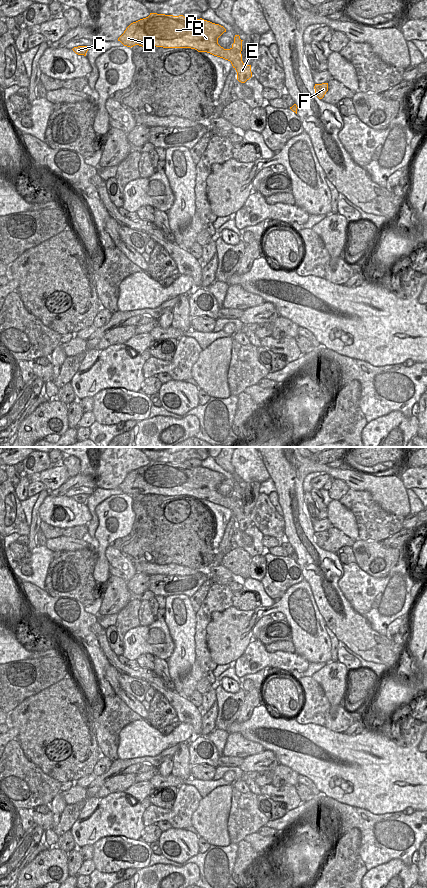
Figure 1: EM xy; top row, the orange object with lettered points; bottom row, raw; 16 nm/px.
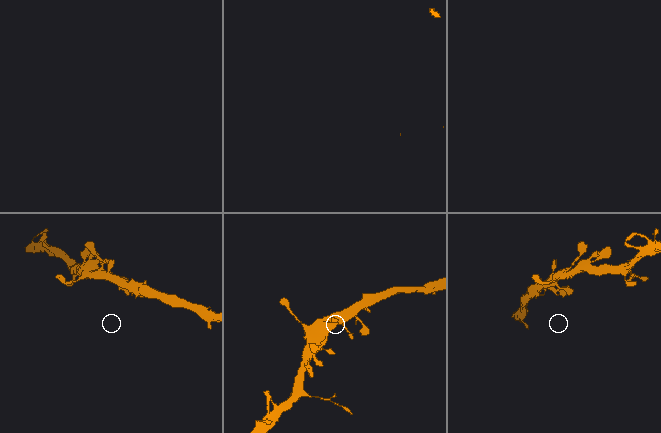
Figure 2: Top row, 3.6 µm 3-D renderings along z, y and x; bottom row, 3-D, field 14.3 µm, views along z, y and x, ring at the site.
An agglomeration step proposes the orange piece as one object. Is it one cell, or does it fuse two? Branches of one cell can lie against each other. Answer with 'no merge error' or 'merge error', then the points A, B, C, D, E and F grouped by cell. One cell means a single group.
no merge error | A B C D E F

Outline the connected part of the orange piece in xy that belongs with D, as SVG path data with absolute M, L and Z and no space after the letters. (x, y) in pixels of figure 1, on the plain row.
M150 461L146 466L131 471L118 486L124 494L156 494L163 496L191 496L207 500L231 510L237 520L237 528L245 531L252 525L251 513L242 509L242 489L235 483L230 497L218 492L218 486L226 477L202 466L191 468L183 463L173 464Z

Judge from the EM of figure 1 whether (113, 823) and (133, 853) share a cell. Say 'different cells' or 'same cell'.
different cells

